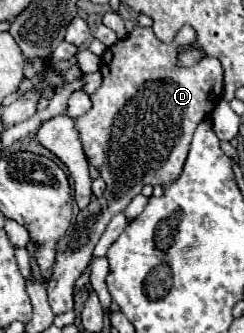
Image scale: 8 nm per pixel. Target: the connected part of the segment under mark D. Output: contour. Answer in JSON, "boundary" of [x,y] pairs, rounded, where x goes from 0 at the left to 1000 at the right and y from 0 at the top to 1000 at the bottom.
{"boundary":[[[754,75],[701,129],[660,129],[627,87],[553,81],[520,117],[422,159],[422,255],[373,285],[381,321],[316,357],[316,387],[348,465],[439,550],[439,574],[324,634],[307,676],[234,730],[209,832],[184,844],[201,916],[225,946],[299,928],[299,856],[365,796],[381,742],[455,652],[512,634],[537,598],[578,580],[586,556],[619,550],[676,562],[742,526],[807,375],[906,303],[914,195],[889,177],[832,171],[783,201],[742,201],[725,189],[730,144],[799,117],[799,90],[775,75]]]}

